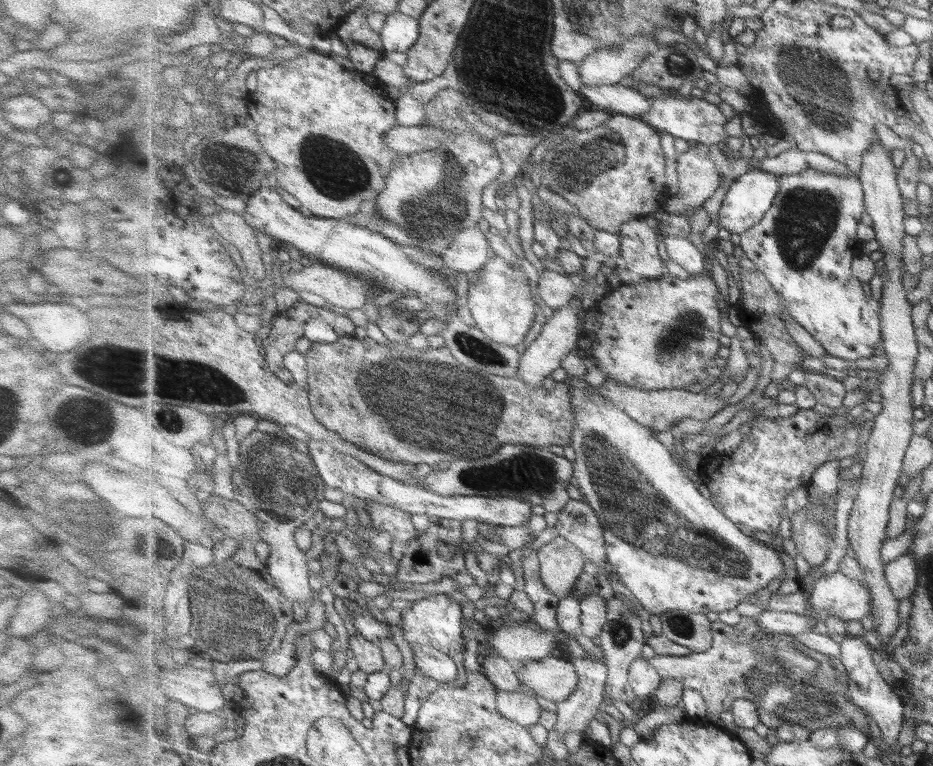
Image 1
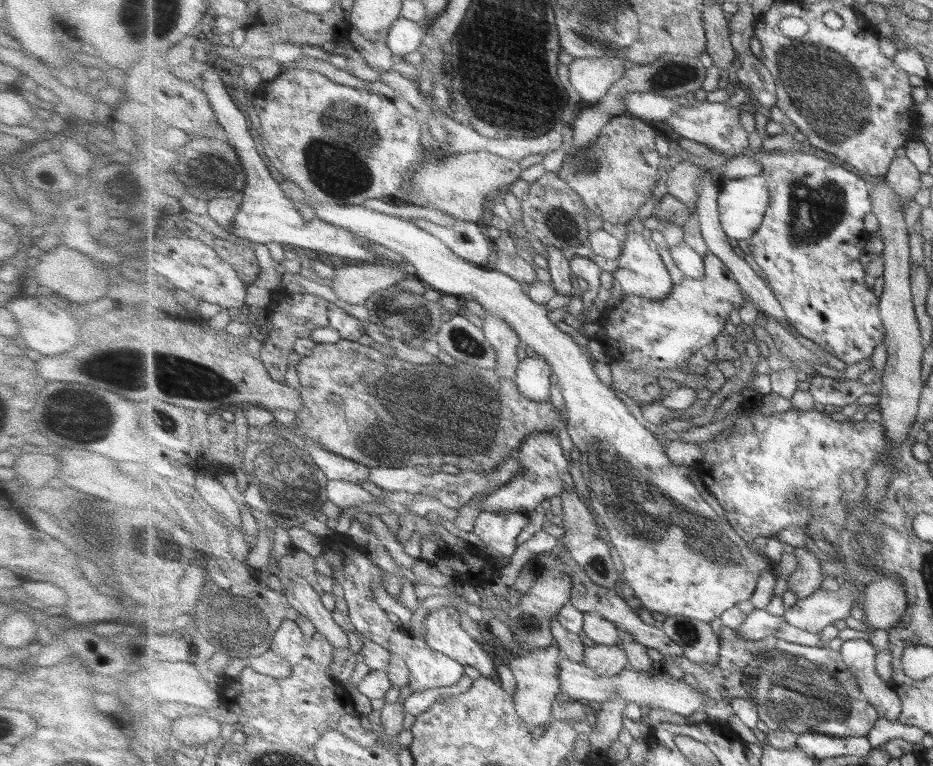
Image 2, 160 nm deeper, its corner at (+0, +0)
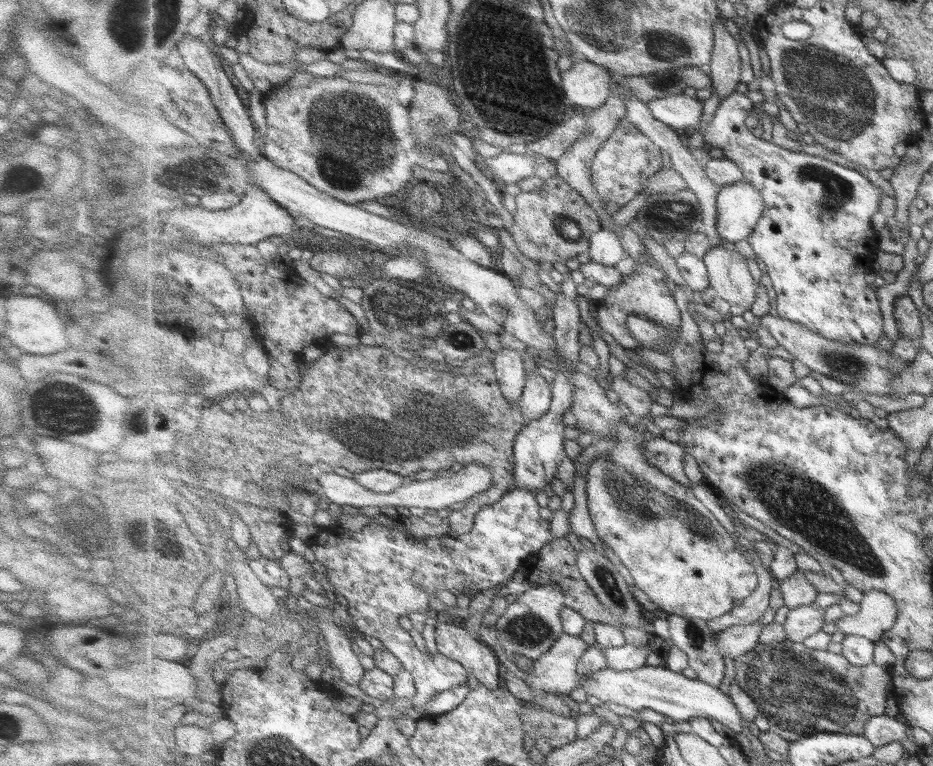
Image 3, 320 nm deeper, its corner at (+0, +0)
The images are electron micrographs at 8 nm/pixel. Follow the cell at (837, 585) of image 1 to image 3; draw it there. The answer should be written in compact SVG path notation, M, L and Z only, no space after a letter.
M816 603L790 610L784 623L787 639L802 643L806 638L820 632L825 624L824 611Z

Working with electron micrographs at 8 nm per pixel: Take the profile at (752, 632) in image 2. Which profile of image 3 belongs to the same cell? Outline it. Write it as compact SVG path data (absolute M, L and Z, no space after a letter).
M759 622L751 625L735 625L727 630L723 630L716 636L716 647L723 656L731 656L733 660L747 654L760 643L761 632L765 626L760 626Z

